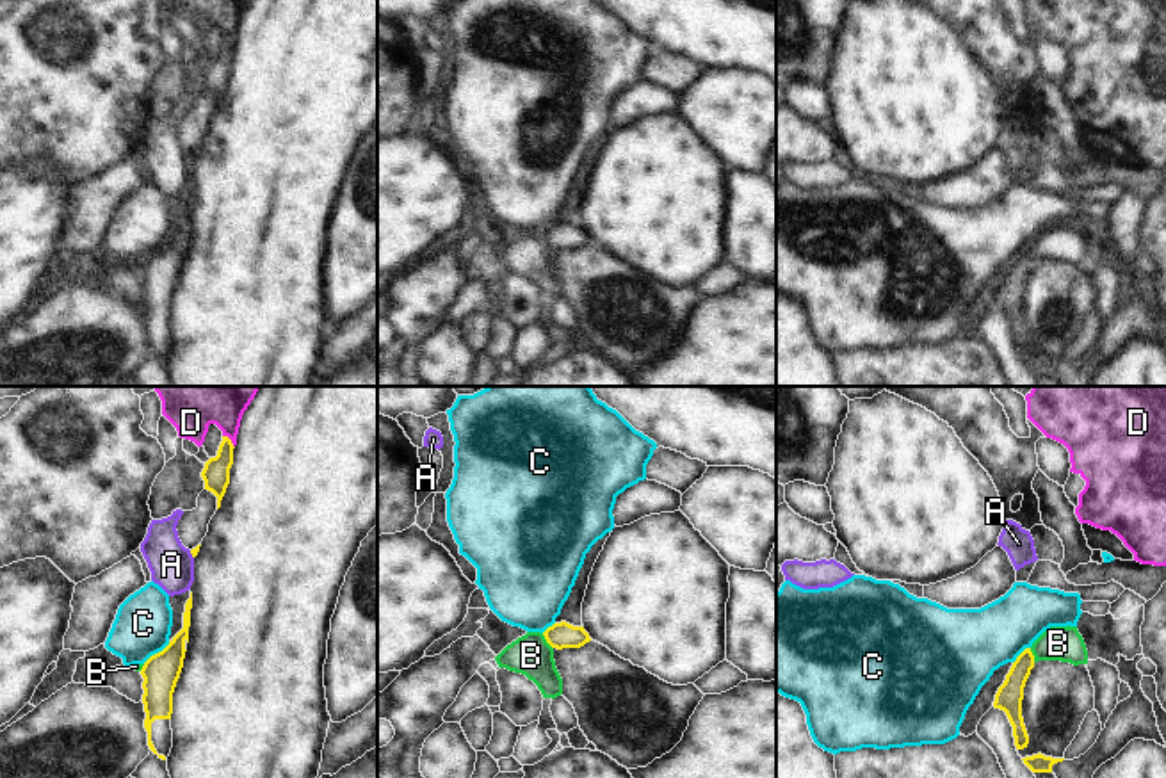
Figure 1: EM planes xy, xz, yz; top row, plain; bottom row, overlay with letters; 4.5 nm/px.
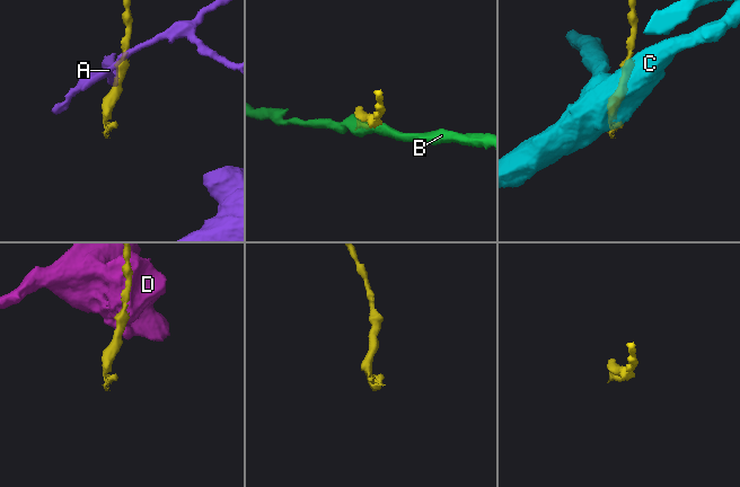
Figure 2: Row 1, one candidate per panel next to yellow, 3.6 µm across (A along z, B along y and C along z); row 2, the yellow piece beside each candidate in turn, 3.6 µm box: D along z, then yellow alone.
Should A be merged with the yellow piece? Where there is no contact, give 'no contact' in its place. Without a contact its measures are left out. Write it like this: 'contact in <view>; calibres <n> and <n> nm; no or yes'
contact in xy; calibres 30 and 200 nm; no

